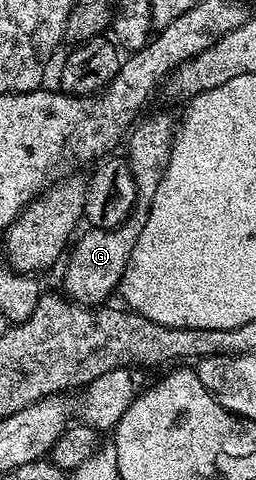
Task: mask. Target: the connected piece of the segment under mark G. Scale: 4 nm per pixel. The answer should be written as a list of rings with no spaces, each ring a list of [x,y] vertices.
[[[151,114],[145,118],[130,131],[125,142],[125,157],[133,172],[133,184],[137,188],[135,209],[120,226],[112,230],[84,229],[84,234],[80,233],[74,239],[66,255],[67,267],[63,270],[63,286],[67,289],[65,294],[70,301],[80,306],[102,307],[106,303],[103,301],[118,286],[120,289],[127,272],[127,261],[129,256],[133,256],[133,248],[137,248],[137,236],[141,236],[141,228],[145,228],[145,220],[149,220],[153,196],[157,196],[157,188],[167,171],[171,145],[174,144],[177,133],[176,119],[171,119],[167,114]]]

